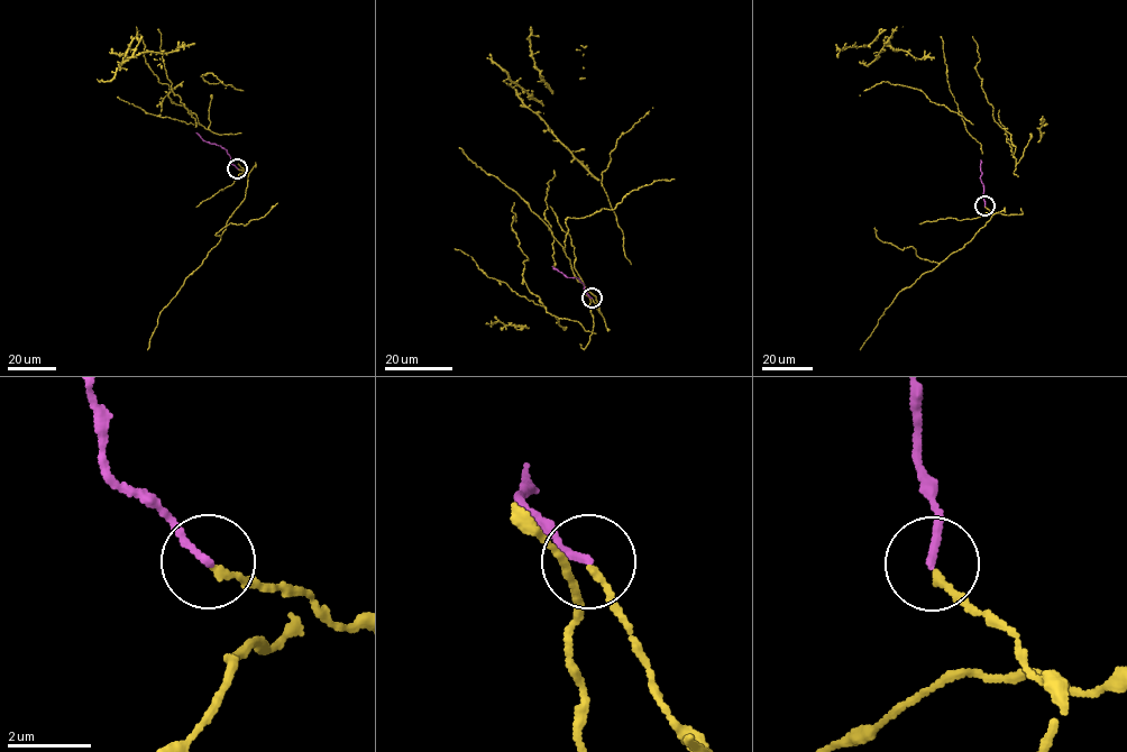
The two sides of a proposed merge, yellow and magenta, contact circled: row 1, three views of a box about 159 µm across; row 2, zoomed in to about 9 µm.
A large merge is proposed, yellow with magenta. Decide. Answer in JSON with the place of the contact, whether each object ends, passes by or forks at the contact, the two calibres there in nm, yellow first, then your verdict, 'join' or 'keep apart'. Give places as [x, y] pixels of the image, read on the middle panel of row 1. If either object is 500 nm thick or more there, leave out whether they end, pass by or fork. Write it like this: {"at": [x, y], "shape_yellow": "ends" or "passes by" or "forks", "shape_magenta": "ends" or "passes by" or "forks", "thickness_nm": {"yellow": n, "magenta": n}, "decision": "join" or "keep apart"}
{"at": [592, 297], "shape_yellow": "ends", "shape_magenta": "ends", "thickness_nm": {"yellow": 170, "magenta": 180}, "decision": "join"}

